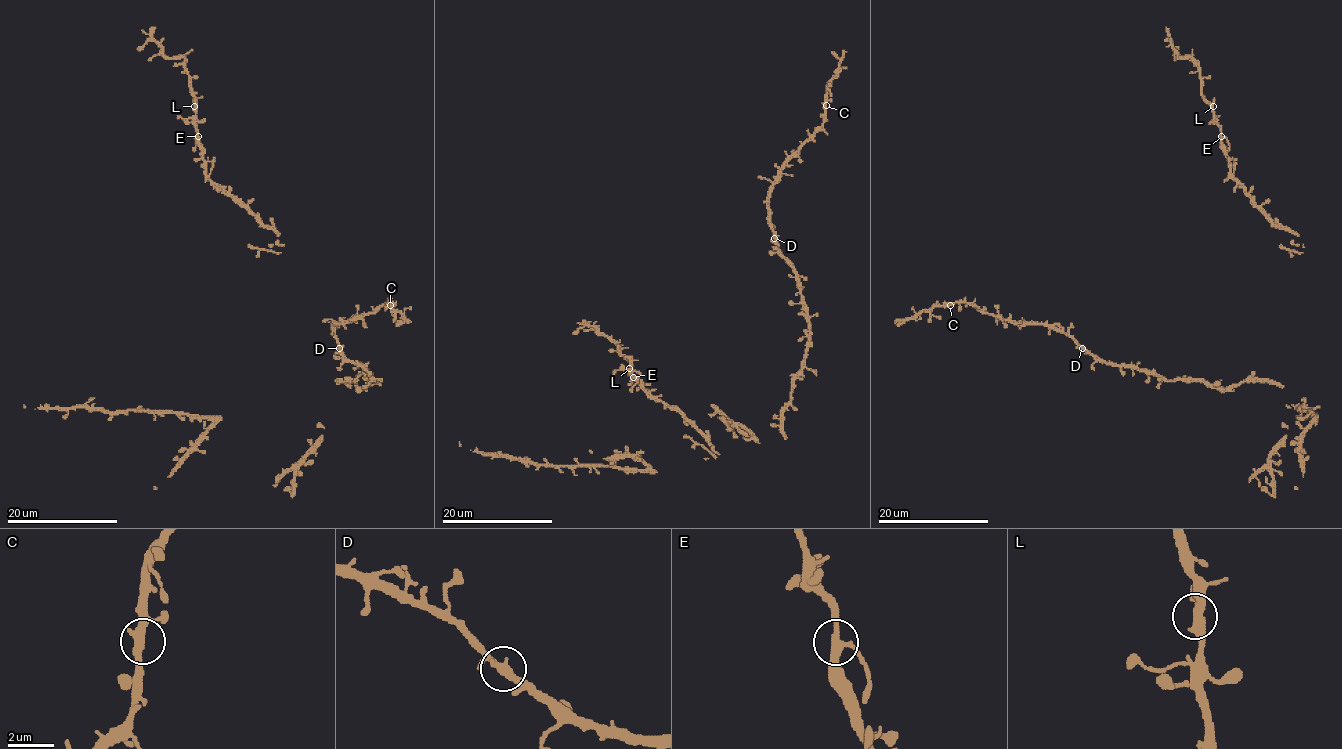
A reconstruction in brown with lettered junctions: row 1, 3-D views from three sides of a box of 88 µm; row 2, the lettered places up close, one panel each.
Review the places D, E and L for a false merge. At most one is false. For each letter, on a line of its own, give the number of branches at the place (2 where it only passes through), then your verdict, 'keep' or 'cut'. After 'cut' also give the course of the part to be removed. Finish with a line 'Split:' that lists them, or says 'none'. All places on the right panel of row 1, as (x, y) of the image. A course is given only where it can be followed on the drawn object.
D: branches 3; keep
E: branches 3; keep
L: branches 3; keep
Split: none

